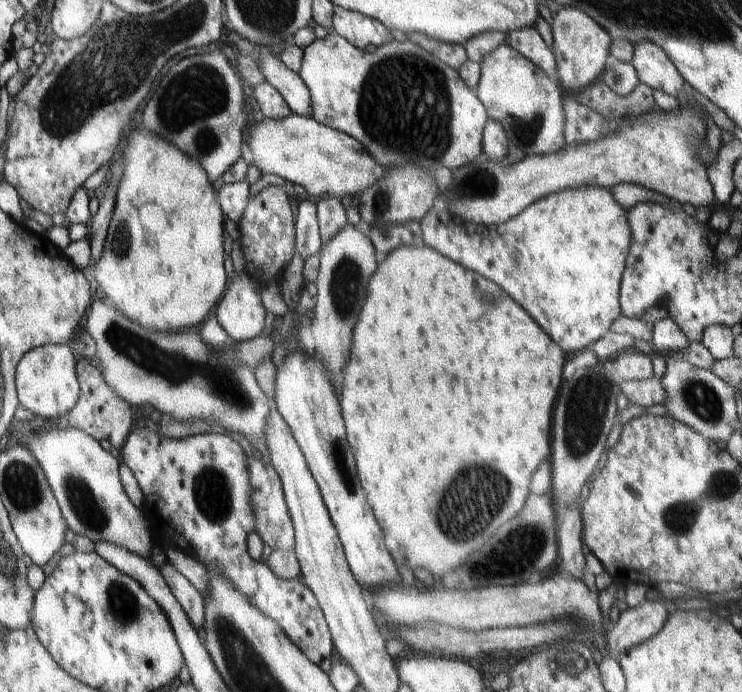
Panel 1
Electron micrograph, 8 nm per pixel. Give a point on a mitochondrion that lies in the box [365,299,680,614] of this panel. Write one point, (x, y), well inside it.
(476, 494)

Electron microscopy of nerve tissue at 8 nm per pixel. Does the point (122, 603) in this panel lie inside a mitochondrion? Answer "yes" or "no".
yes

